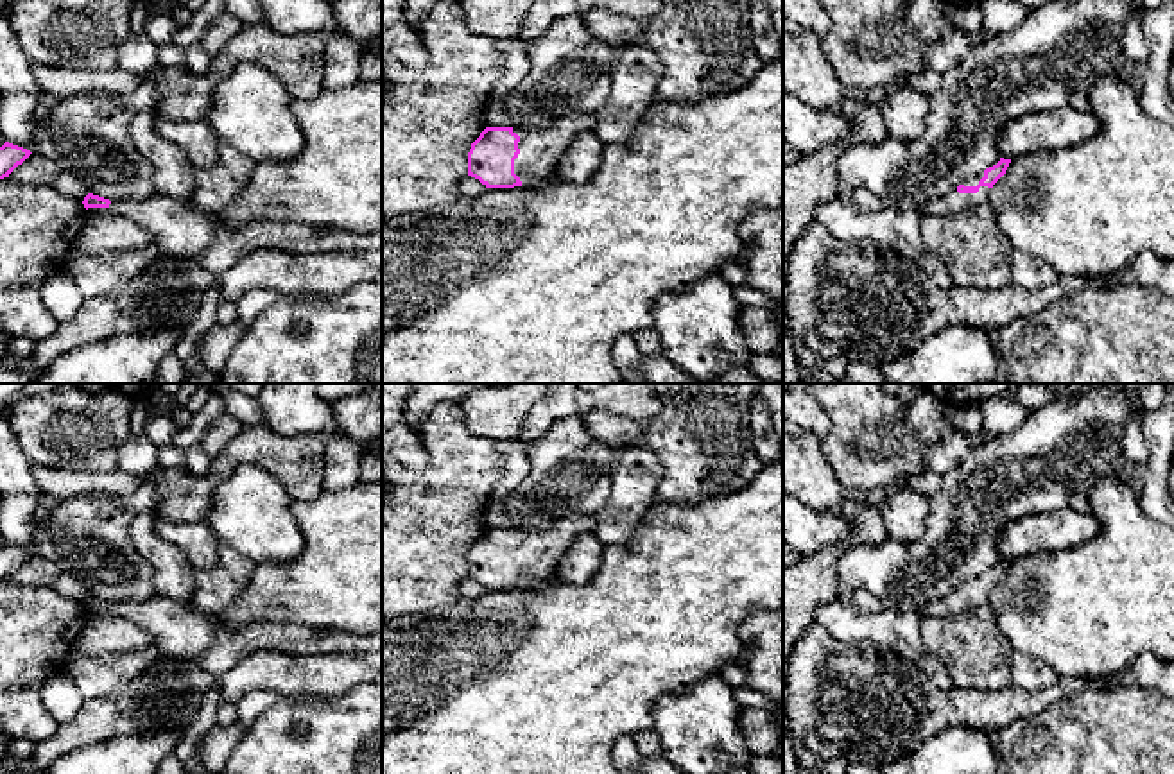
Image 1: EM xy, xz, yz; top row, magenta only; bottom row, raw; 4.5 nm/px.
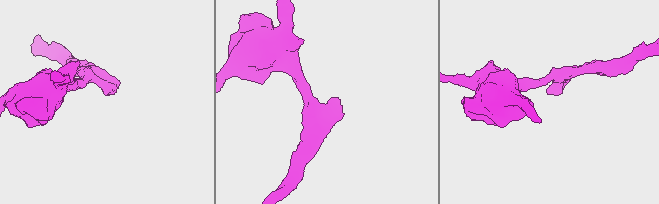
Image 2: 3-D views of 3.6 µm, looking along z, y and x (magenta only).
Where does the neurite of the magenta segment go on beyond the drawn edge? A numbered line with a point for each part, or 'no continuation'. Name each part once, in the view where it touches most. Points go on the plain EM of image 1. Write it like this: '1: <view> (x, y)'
1: yz (954, 602)

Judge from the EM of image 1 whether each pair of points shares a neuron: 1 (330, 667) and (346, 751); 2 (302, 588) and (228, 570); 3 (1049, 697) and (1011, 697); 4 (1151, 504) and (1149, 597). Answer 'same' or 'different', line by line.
1: different
2: different
3: same
4: different

